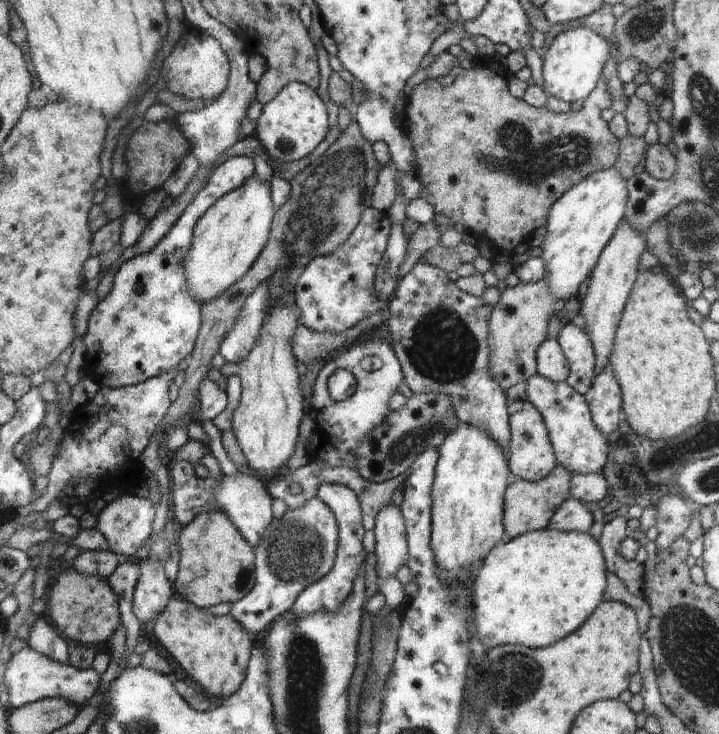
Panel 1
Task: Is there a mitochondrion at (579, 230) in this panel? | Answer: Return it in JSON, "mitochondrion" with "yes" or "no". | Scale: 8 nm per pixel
{"mitochondrion":"no"}

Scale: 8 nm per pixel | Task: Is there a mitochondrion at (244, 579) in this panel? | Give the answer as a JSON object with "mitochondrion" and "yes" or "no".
{"mitochondrion":"yes"}

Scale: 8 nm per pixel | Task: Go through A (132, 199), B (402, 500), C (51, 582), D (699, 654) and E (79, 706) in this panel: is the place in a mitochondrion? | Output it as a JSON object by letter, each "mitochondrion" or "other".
{"A":"other","B":"other","C":"other","D":"mitochondrion","E":"other"}

